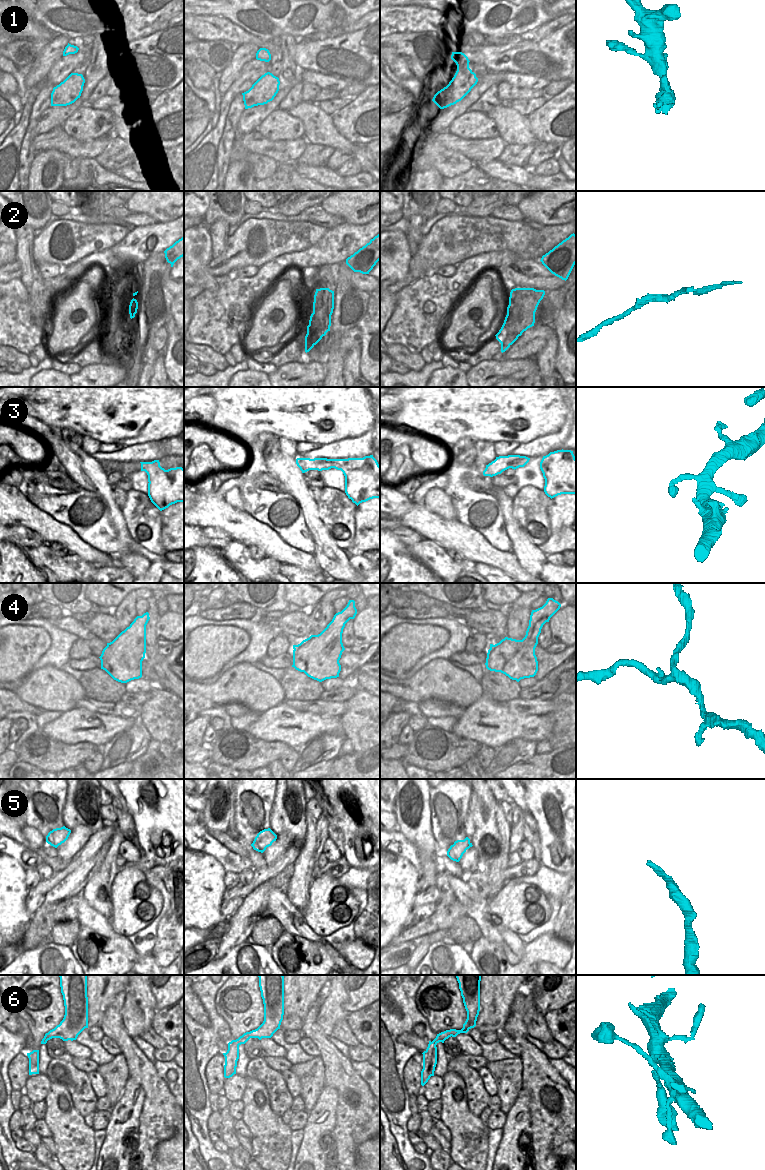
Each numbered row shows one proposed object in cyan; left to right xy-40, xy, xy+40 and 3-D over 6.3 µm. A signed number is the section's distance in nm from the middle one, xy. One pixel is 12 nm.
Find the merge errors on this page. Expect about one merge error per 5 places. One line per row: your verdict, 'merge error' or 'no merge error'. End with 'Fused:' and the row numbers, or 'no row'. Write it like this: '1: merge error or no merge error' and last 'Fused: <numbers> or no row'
1: no merge error
2: no merge error
3: no merge error
4: merge error
5: no merge error
6: no merge error
Fused: 4

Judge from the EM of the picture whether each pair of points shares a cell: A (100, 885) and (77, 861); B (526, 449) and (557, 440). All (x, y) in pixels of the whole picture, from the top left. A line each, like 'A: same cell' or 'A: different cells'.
A: different cells
B: same cell

